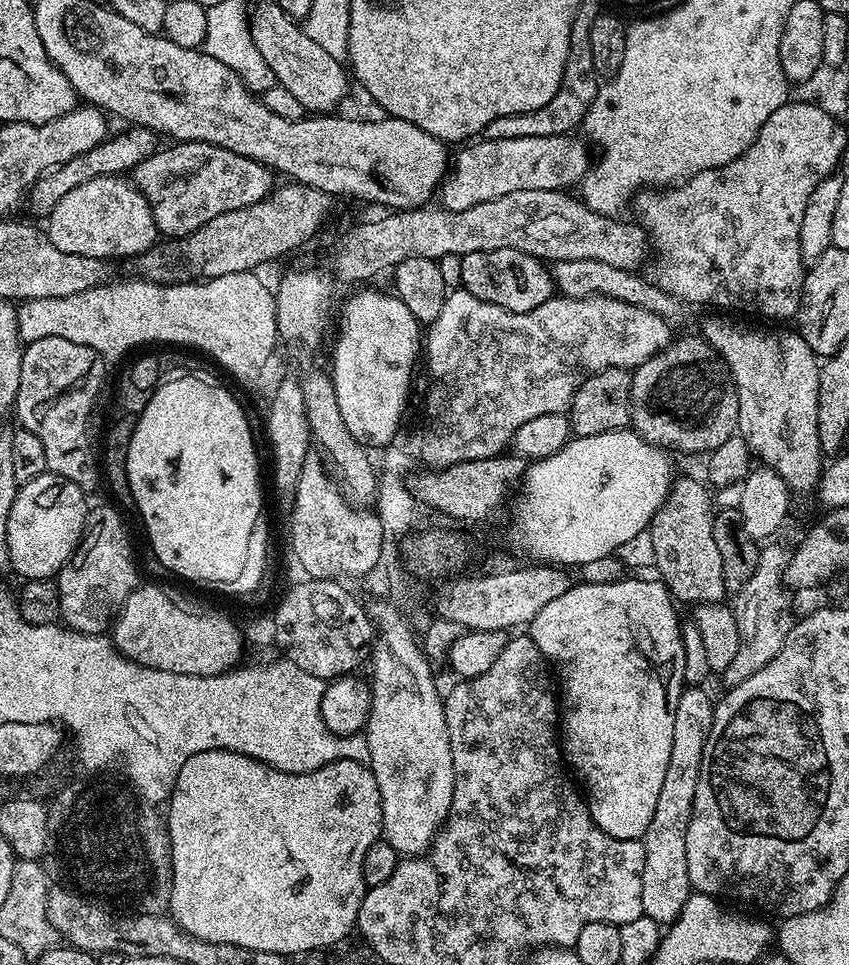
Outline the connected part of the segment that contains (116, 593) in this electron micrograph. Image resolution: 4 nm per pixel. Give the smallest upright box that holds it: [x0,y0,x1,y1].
[58,506,138,636]

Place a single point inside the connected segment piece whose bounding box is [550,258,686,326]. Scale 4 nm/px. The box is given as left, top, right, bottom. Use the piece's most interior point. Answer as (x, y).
(581, 277)

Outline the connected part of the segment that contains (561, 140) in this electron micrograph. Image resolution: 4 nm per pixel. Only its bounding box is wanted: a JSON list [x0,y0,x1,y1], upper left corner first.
[438,134,590,212]

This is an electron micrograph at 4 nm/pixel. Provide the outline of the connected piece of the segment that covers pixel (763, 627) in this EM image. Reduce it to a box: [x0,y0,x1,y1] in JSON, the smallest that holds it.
[722,542,794,686]

